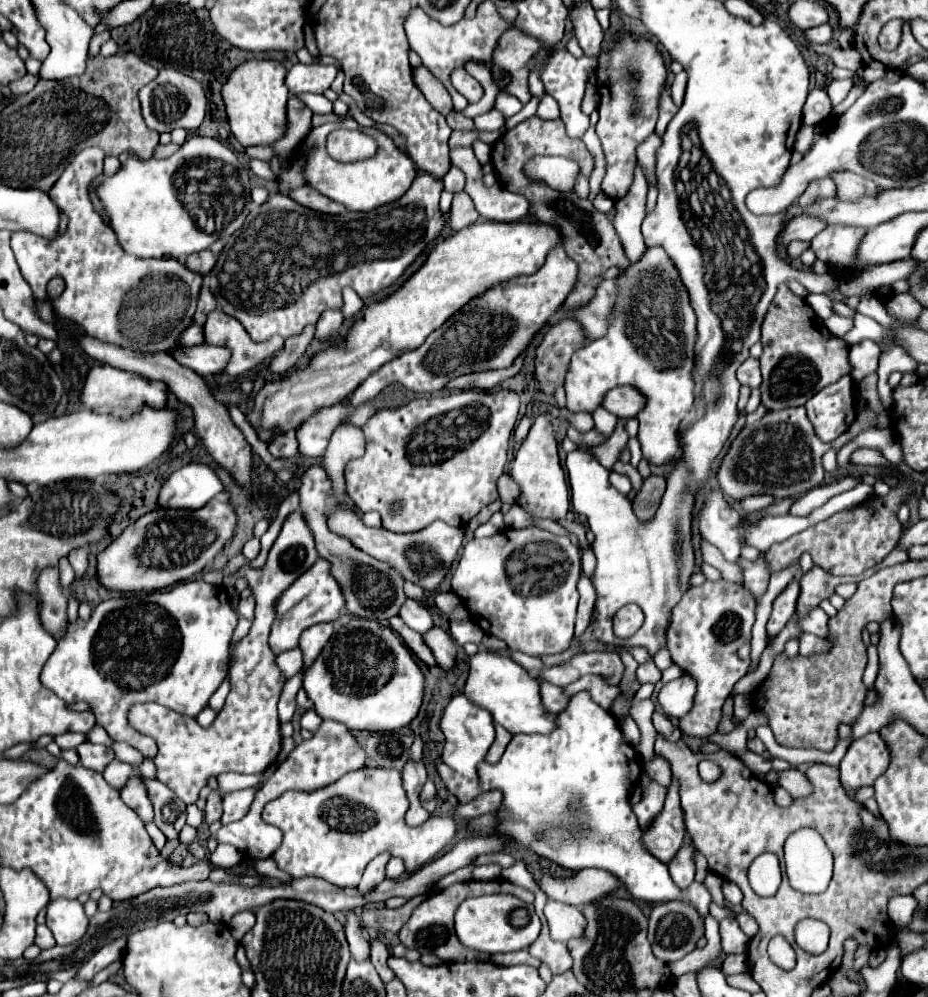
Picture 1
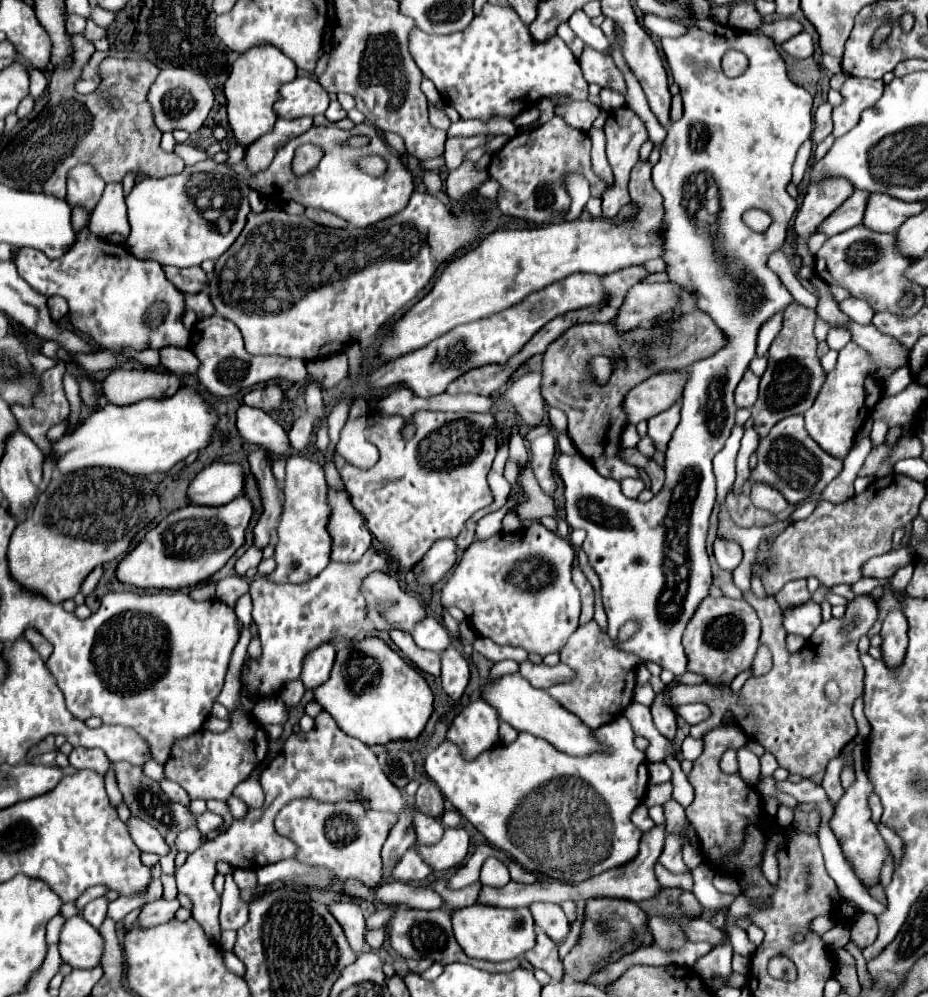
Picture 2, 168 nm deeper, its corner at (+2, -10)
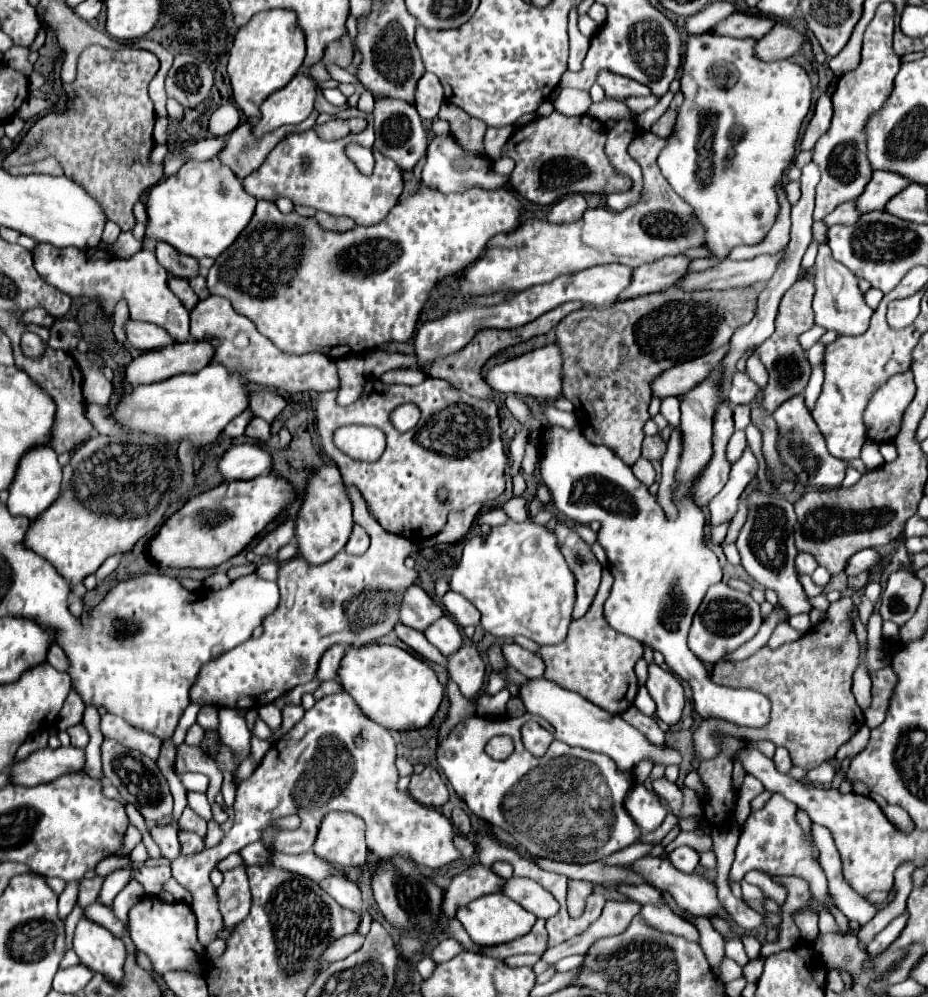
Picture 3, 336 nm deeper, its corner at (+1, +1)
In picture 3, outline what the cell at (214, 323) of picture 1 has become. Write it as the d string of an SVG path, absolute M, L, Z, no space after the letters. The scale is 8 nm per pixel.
M210 295L190 311L190 335L194 341L208 341L214 347L212 363L218 363L230 373L238 373L242 381L268 385L284 391L332 391L338 387L338 373L336 363L322 353L304 353L304 355L290 355L282 353L278 347L270 343L254 323L236 313L232 305L224 297Z

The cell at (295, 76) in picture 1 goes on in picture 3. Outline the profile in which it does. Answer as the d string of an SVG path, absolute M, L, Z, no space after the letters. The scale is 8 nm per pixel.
M296 73L286 87L272 93L262 103L262 109L260 109L262 119L256 123L254 133L262 135L280 125L304 121L314 109L316 87L318 85L310 75Z

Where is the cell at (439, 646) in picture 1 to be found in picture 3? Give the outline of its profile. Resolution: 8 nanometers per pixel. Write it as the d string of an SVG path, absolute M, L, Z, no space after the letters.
M462 645L456 653L448 655L448 677L458 685L464 697L476 697L484 687L486 665L472 645Z

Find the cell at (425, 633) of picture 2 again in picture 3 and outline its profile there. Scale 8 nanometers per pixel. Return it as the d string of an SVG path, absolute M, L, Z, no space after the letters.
M442 615L438 621L434 621L426 631L424 631L426 639L440 649L442 655L450 655L454 653L460 645L462 645L462 635L458 625L448 617Z

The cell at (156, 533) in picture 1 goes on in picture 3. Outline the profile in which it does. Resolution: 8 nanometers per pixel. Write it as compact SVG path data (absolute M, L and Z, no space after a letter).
M274 473L250 481L226 481L210 491L190 497L182 509L166 519L148 543L148 555L160 569L208 569L240 553L290 501L292 485Z

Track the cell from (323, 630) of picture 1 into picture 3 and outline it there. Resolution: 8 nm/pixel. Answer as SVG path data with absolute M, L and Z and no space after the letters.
M332 645L332 647L322 655L322 659L320 659L320 663L318 663L316 679L318 679L318 681L336 679L336 669L338 669L342 657L344 657L344 647L342 647L342 645Z

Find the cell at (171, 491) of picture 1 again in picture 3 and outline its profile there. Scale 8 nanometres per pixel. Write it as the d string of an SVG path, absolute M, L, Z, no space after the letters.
M236 445L230 447L218 461L218 473L224 481L250 479L270 473L270 453L262 445Z

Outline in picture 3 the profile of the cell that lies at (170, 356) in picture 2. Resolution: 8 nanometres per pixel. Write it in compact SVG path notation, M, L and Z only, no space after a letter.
M128 321L128 341L134 349L140 351L152 351L152 349L164 349L168 345L174 345L172 337L158 325L152 323L138 323L138 321Z

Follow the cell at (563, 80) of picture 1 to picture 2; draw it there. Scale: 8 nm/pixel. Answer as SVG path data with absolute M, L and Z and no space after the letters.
M485 4L481 14L473 18L473 22L453 36L433 36L425 34L419 28L411 30L409 36L409 50L415 58L417 66L421 68L423 76L427 76L437 90L441 92L443 100L453 106L461 120L481 120L489 122L495 116L515 120L523 110L535 106L539 98L547 98L553 94L567 94L573 100L587 100L587 82L581 74L579 62L567 44L559 36L551 36L545 42L535 42L529 34L529 28L523 26L521 18L511 6L493 6Z

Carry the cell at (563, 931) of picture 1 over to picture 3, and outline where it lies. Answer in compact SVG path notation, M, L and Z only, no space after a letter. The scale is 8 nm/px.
M510 877L504 885L504 893L540 919L550 919L560 909L558 901L542 885L526 877Z

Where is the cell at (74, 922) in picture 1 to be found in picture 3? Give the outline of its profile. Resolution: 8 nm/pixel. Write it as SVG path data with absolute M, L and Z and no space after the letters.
M86 915L74 931L74 951L94 973L104 973L110 981L122 979L122 965L126 957L124 941L114 937L106 927L90 921Z

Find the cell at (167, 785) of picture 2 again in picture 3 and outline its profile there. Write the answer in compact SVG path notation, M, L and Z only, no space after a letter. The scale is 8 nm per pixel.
M188 791L188 805L190 805L200 817L204 817L206 821L212 819L212 809L210 809L210 803L206 801L206 795L204 795L204 793Z

